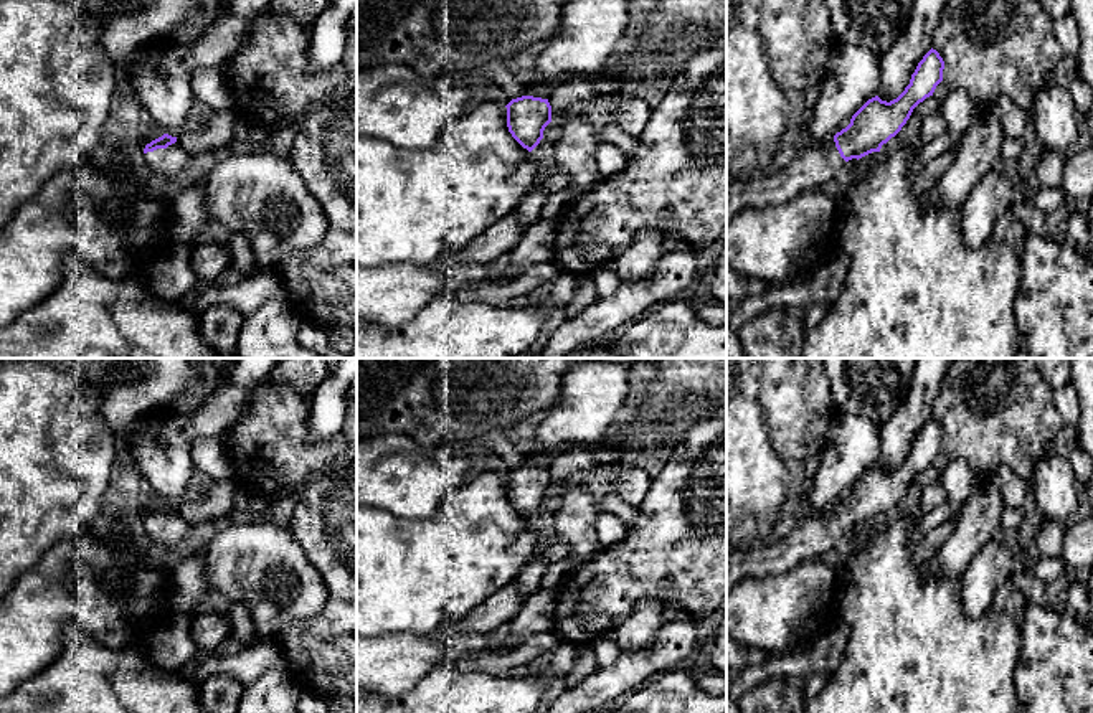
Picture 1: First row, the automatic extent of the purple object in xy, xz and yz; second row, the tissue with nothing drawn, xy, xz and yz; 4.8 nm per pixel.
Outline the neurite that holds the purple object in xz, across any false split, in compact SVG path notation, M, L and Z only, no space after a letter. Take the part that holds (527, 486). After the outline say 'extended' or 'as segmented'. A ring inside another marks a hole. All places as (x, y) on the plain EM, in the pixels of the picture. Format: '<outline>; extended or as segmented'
M533 444L523 449L523 456L525 464L505 475L507 497L512 507L532 522L543 508L545 497L551 492L548 467L555 454L545 454Z; extended

